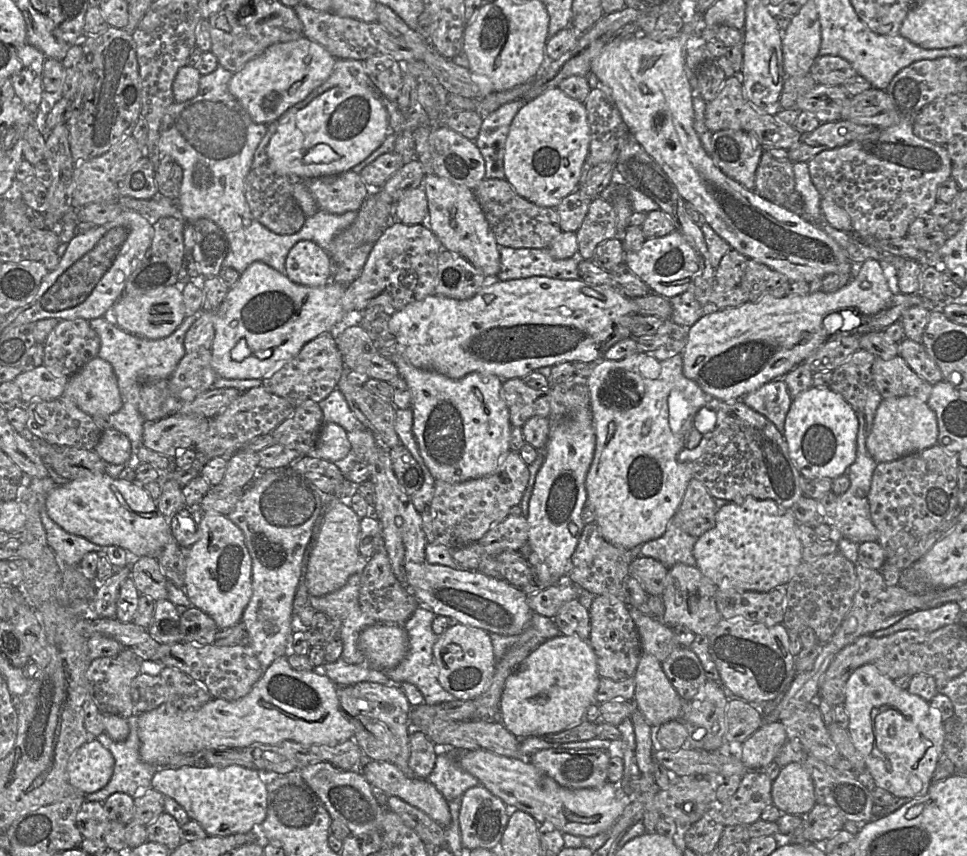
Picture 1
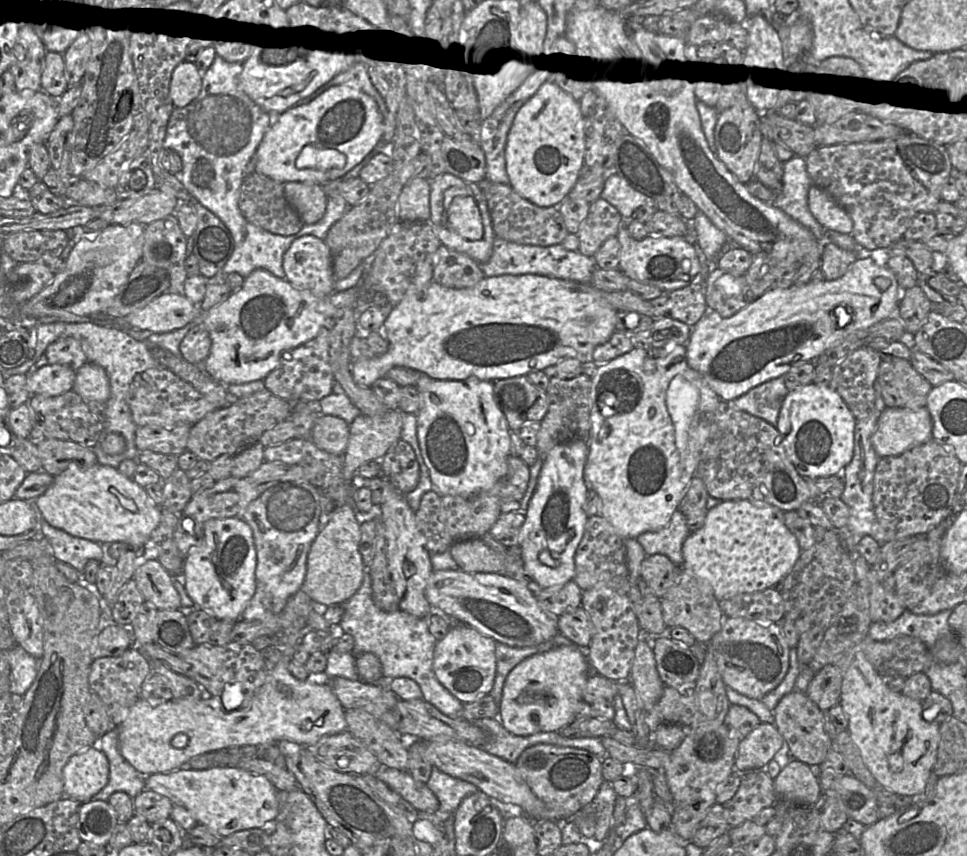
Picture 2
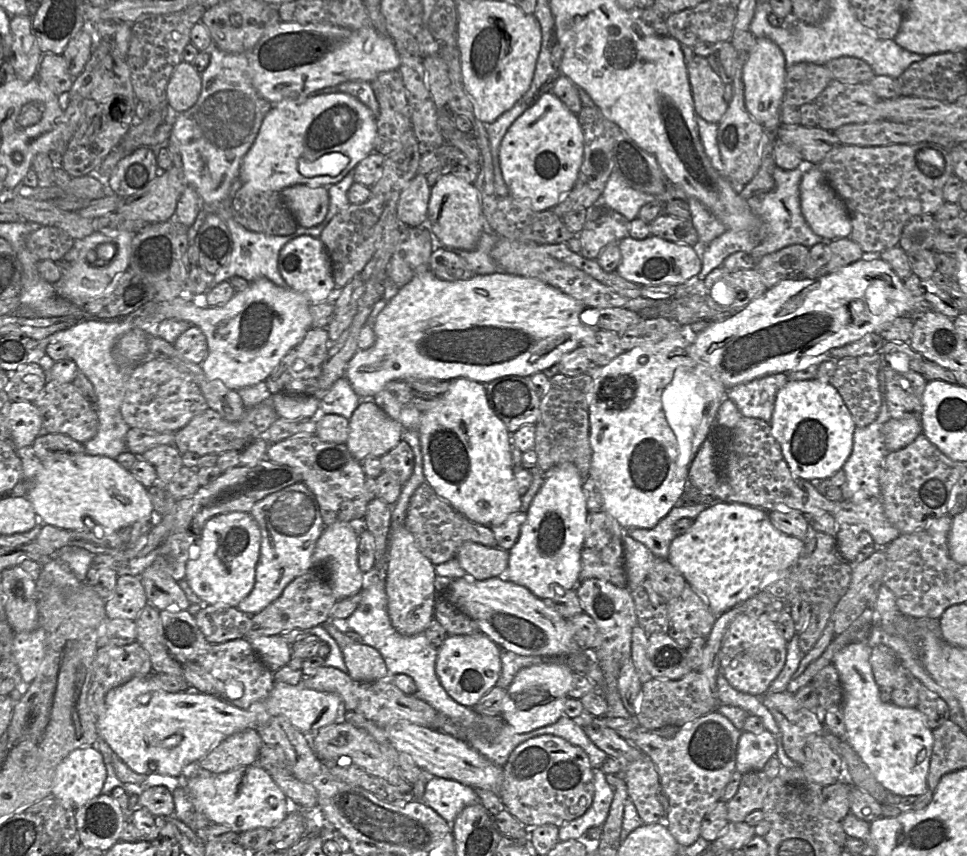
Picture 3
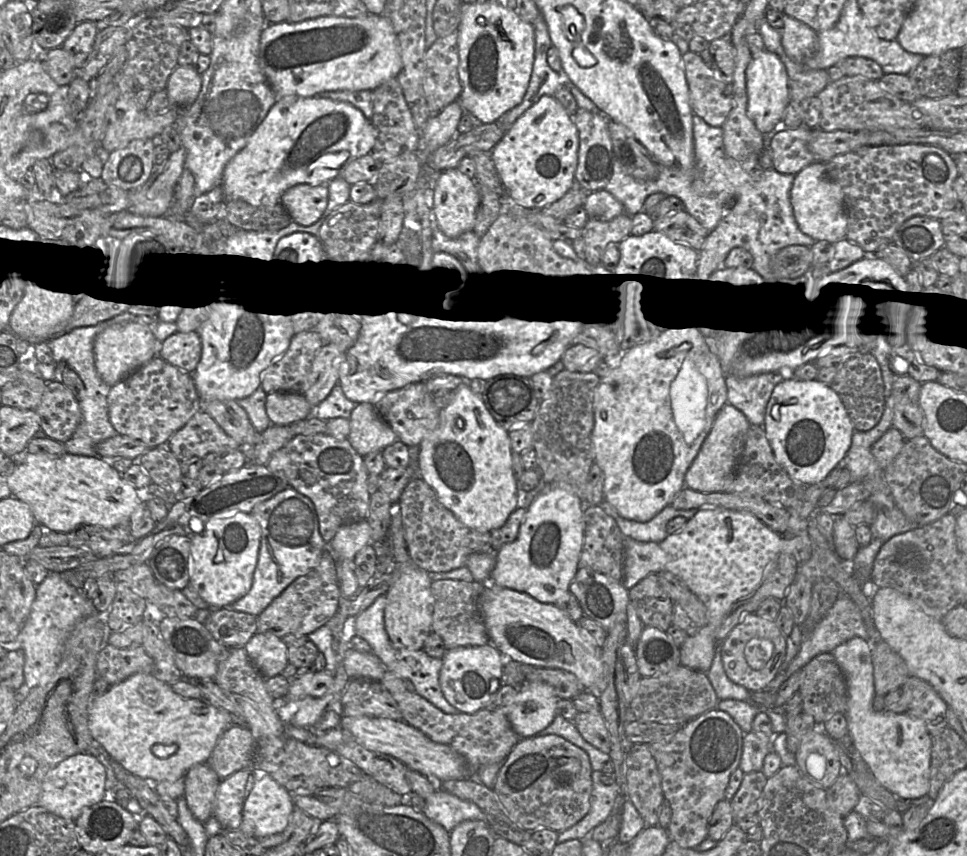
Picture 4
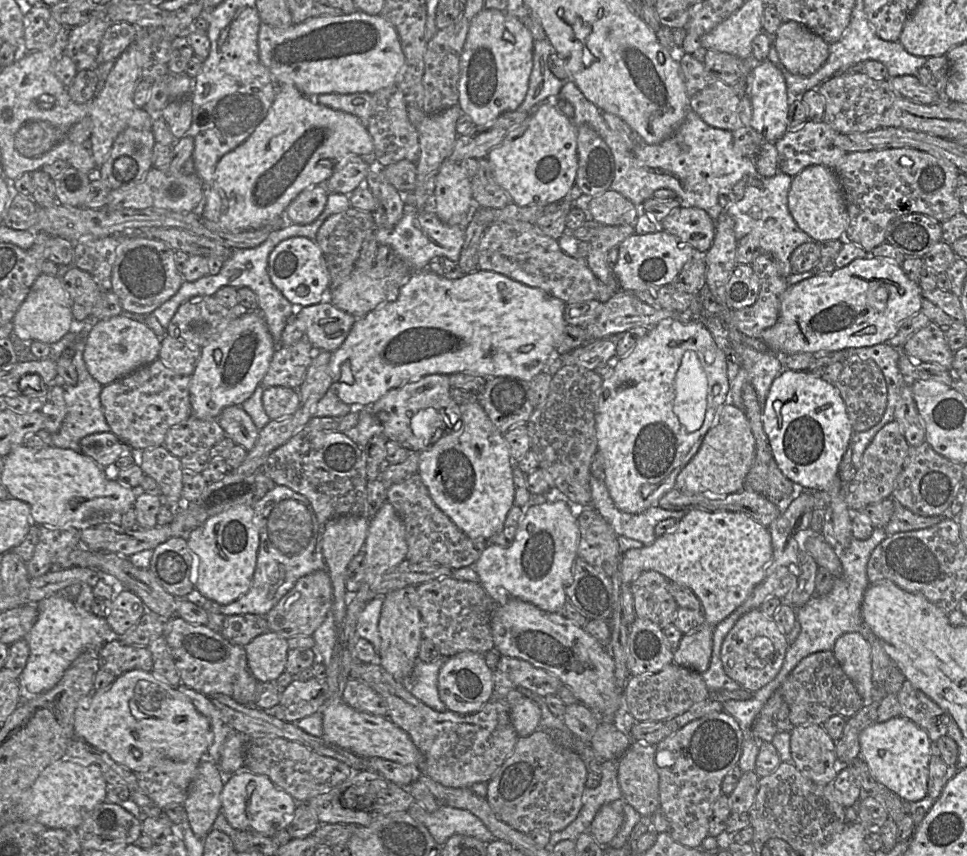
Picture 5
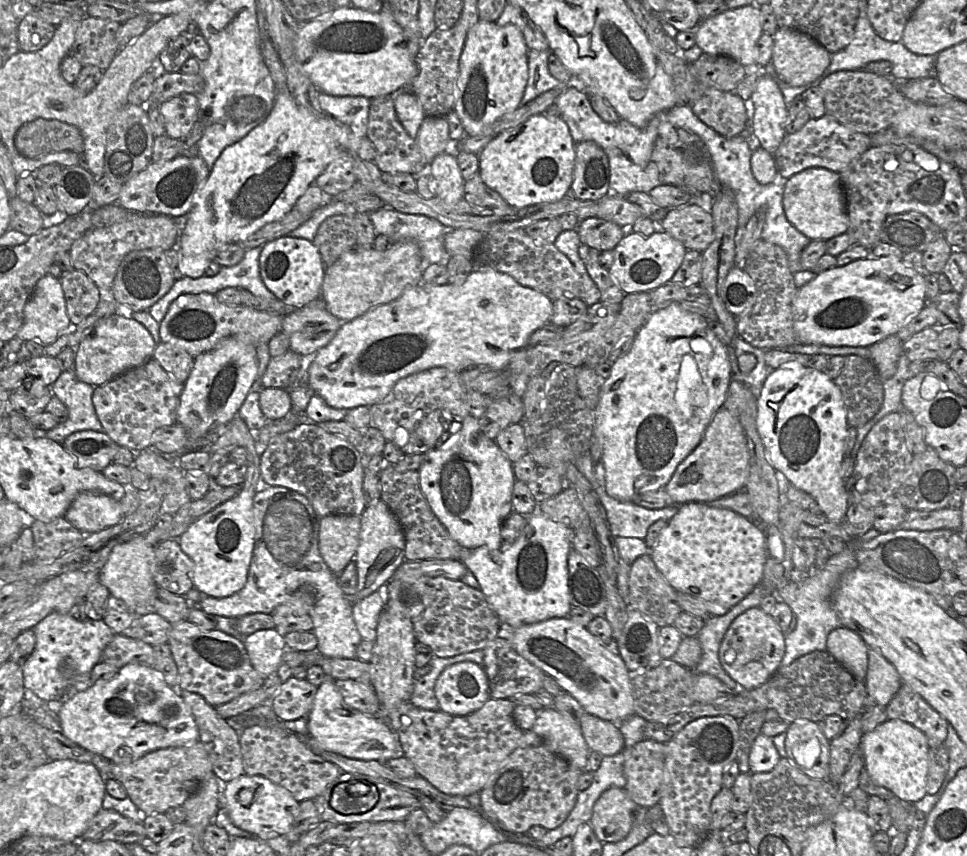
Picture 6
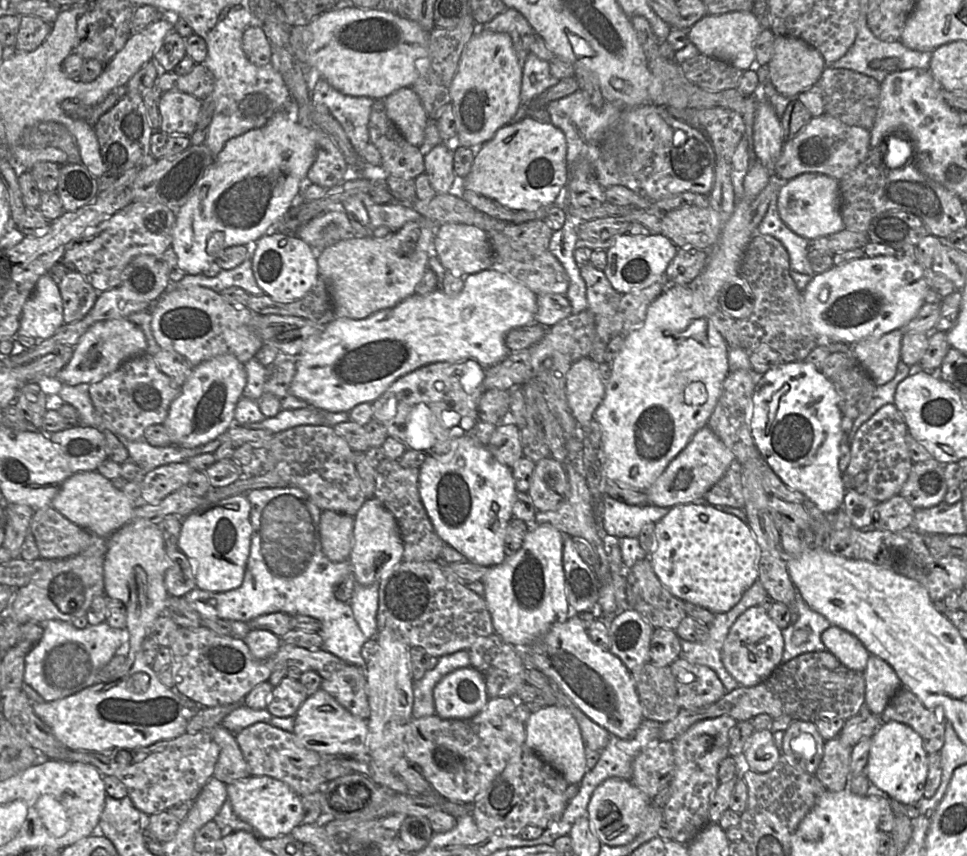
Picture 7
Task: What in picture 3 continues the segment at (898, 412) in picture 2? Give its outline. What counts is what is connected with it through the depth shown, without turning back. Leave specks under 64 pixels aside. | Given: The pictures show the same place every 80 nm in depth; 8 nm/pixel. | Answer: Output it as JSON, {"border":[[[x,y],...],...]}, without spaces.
{"border":[[[890,418],[883,426],[883,441],[889,452],[900,450],[911,444],[922,434],[920,418]]]}

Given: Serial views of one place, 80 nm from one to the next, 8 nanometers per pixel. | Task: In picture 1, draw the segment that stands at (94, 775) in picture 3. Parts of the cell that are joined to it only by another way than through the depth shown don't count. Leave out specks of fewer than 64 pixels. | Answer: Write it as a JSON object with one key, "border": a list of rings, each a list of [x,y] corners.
{"border":[[[90,739],[77,748],[67,765],[69,781],[84,795],[97,792],[108,784],[115,760],[97,739]]]}

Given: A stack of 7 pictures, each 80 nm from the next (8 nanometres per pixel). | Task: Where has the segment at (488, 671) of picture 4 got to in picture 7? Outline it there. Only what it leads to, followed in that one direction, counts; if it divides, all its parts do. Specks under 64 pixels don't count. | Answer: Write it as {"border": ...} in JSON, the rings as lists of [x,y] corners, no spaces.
{"border":[[[465,667],[448,673],[436,684],[433,700],[439,717],[466,720],[478,714],[489,697],[483,675]]]}

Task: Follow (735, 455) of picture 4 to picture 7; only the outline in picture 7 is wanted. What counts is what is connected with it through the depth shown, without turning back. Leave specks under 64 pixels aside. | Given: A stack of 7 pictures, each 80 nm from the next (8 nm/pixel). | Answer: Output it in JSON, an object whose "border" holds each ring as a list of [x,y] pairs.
{"border":[[[706,425],[694,434],[687,446],[645,490],[648,504],[672,508],[680,504],[702,502],[705,494],[723,477],[734,462],[736,461],[733,453]]]}

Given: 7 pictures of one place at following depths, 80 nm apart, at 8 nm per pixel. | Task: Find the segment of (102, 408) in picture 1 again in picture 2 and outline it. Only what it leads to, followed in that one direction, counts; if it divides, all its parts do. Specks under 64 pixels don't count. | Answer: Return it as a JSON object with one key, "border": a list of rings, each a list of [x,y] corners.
{"border":[[[84,363],[75,371],[72,390],[85,401],[105,404],[110,396],[110,383],[105,369],[96,363]]]}

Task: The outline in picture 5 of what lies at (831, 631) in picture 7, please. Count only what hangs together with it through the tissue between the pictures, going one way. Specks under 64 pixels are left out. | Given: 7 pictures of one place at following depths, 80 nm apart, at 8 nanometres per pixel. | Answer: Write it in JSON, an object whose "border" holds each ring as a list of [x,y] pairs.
{"border":[[[846,633],[836,640],[832,653],[856,687],[863,699],[863,706],[872,703],[874,682],[871,652],[864,637],[860,633]]]}

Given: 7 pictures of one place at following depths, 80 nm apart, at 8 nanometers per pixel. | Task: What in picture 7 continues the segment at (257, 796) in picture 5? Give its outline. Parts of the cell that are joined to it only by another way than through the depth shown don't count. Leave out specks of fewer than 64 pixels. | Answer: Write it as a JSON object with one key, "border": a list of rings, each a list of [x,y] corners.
{"border":[[[250,776],[227,785],[227,799],[234,813],[257,829],[264,838],[289,835],[303,818],[302,797],[286,783],[268,776]]]}

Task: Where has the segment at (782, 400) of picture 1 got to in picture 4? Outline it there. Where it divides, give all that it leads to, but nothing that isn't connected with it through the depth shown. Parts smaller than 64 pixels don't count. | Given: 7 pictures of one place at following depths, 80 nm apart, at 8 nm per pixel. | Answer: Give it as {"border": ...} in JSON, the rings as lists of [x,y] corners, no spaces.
{"border":[[[777,371],[750,376],[726,374],[727,402],[742,411],[751,425],[762,426],[772,391],[783,379]]]}

